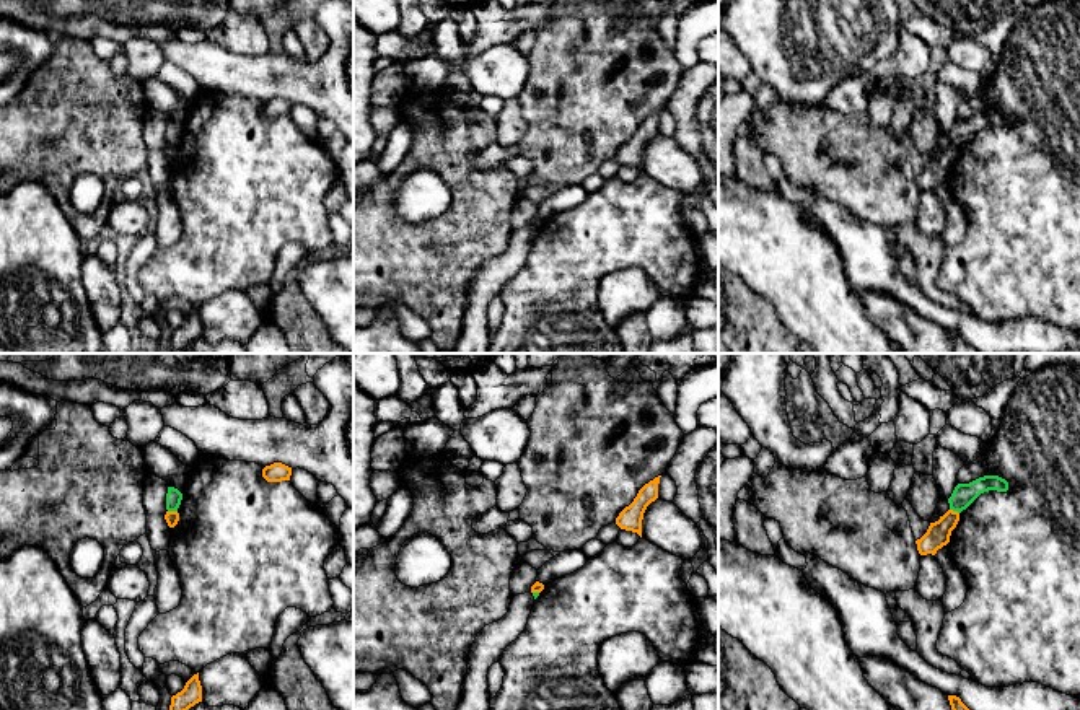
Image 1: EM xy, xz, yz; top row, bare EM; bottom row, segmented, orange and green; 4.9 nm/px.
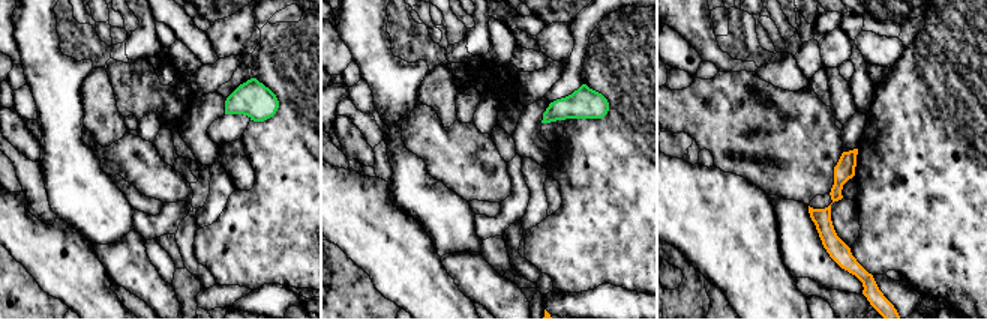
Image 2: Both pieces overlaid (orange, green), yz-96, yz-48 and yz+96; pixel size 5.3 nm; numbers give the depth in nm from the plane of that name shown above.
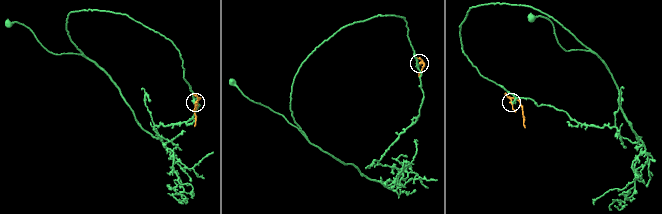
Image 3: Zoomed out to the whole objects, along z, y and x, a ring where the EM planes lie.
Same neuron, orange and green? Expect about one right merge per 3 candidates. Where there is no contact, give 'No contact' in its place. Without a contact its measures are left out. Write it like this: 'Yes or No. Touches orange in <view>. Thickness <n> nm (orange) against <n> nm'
No. Touches orange in xy. Thickness 70 nm (orange) against 80 nm

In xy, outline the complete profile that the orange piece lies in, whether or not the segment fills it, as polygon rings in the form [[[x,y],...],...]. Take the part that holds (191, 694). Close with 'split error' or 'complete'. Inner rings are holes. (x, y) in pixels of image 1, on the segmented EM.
[[[197,673],[186,682],[181,692],[171,697],[169,710],[189,710],[199,702],[202,702],[202,686]]] | complete

